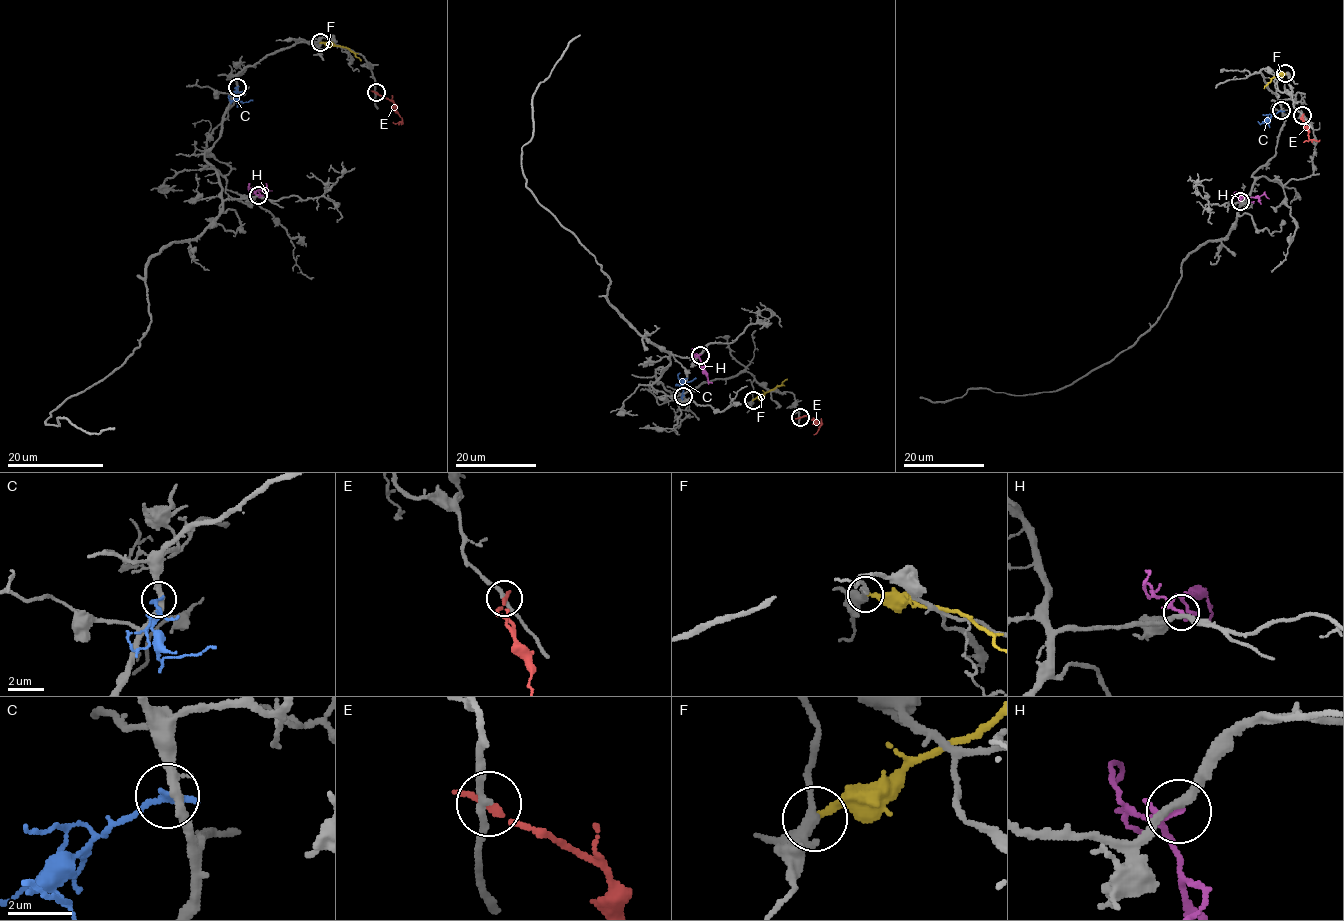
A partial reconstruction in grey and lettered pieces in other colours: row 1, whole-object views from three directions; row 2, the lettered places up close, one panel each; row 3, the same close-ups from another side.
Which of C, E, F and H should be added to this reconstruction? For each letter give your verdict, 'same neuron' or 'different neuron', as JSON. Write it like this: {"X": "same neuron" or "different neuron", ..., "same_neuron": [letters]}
{"C": "different neuron", "E": "different neuron", "F": "different neuron", "H": "different neuron", "same_neuron": []}

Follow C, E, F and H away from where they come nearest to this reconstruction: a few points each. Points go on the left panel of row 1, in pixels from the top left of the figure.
C: (237, 87), (237, 102), (253, 99)
E: (376, 92), (394, 103), (394, 109), (402, 120), (392, 122)
F: (320, 43), (345, 46), (361, 61)
H: (258, 194), (256, 191), (266, 186), (272, 191)

